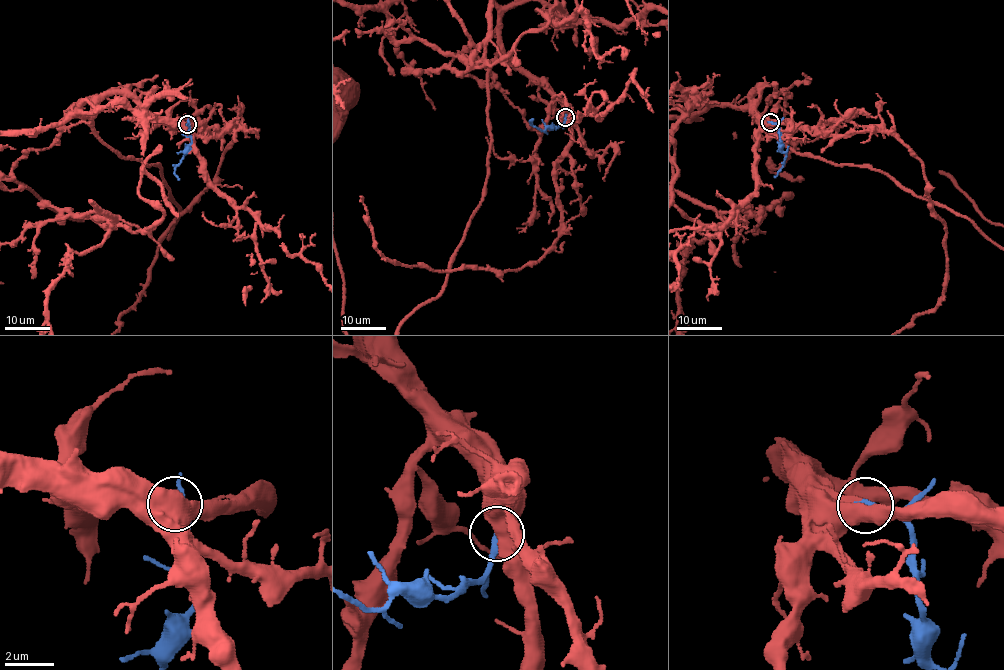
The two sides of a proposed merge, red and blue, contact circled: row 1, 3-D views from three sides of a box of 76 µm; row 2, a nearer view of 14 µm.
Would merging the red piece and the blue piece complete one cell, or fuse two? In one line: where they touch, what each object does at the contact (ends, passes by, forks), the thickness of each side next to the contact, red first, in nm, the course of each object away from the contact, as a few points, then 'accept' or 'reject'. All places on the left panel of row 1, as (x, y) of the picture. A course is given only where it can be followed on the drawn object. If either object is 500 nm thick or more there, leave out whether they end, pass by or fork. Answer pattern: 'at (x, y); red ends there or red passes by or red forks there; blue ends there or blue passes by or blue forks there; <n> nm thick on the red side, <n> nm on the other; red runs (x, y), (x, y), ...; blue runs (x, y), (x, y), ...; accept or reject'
at (187, 124); 550 nm thick on the red side, 320 nm on the other; blue runs (187, 125), (191, 142), (174, 173), (179, 180); accept

